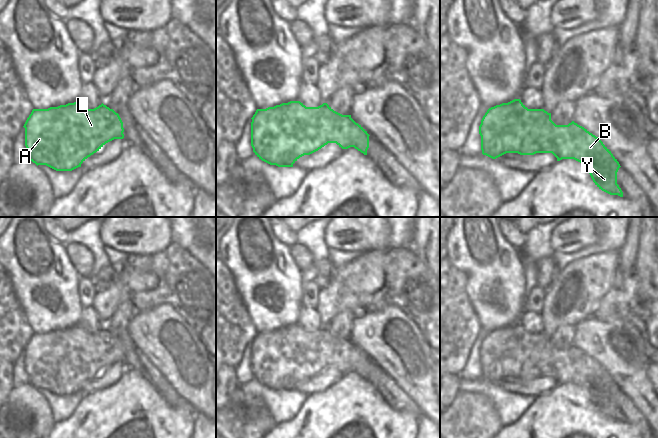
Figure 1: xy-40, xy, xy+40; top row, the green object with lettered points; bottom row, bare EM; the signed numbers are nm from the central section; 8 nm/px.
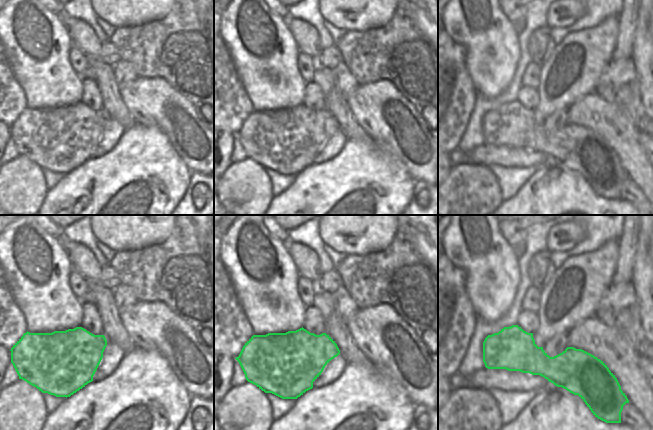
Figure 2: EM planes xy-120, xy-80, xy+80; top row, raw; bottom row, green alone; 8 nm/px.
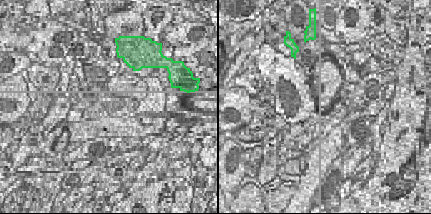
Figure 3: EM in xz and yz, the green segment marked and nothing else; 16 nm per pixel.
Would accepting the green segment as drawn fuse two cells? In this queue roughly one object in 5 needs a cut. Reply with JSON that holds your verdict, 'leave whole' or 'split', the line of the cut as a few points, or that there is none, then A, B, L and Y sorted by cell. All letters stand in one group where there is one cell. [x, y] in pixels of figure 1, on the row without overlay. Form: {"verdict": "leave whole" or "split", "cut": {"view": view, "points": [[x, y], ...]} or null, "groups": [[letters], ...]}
{"verdict": "leave whole", "cut": null, "groups": [["A", "B", "L", "Y"]]}

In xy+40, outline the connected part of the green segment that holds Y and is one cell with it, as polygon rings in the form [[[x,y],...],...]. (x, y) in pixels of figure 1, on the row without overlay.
[[[514,323],[508,327],[489,332],[481,344],[479,358],[481,360],[482,378],[492,383],[496,383],[506,377],[518,377],[520,379],[552,377],[557,382],[557,385],[574,383],[587,390],[593,406],[599,413],[610,419],[623,421],[623,416],[617,408],[617,396],[621,391],[619,386],[598,361],[574,345],[568,349],[556,349],[551,344],[551,337],[544,333],[528,333],[520,323]]]

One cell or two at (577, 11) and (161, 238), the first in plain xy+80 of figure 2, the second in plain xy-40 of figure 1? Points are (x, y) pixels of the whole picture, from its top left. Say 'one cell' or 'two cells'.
one cell

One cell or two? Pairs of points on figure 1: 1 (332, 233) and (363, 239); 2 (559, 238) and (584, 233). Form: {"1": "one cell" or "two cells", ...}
{"1": "one cell", "2": "one cell"}

